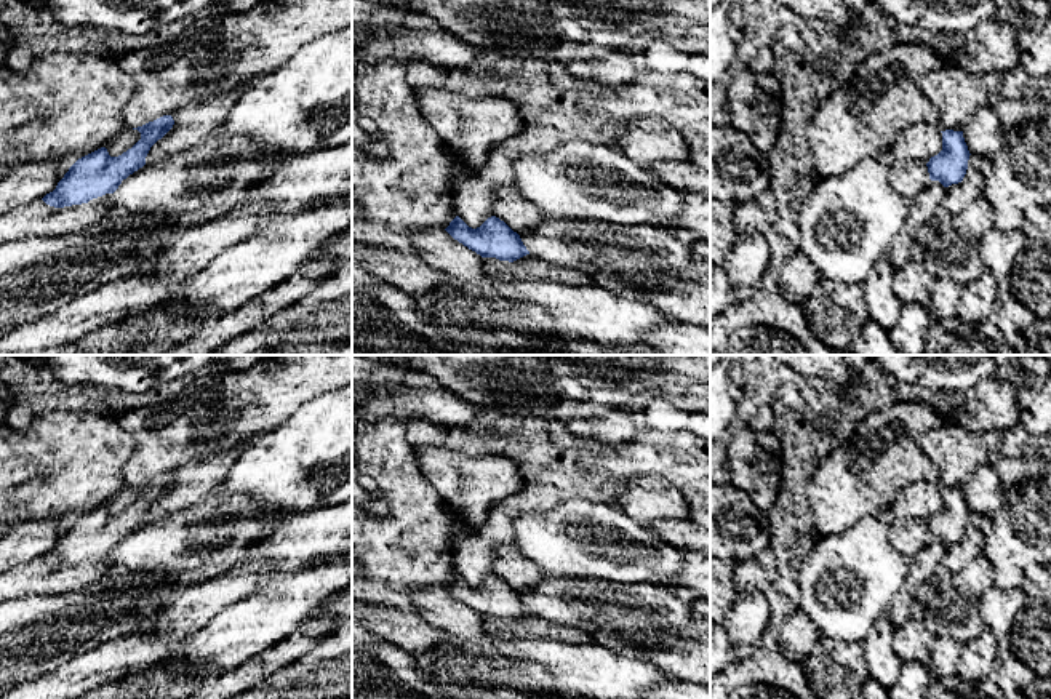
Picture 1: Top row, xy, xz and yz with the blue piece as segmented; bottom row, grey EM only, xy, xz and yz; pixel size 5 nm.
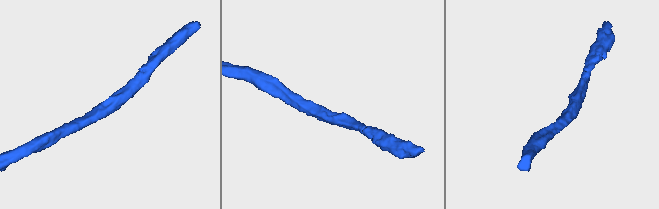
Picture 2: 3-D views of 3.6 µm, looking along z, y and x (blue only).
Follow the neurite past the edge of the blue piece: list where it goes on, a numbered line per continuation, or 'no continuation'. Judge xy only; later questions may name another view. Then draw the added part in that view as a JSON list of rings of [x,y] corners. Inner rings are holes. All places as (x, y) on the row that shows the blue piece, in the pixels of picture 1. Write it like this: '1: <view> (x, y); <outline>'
no continuation

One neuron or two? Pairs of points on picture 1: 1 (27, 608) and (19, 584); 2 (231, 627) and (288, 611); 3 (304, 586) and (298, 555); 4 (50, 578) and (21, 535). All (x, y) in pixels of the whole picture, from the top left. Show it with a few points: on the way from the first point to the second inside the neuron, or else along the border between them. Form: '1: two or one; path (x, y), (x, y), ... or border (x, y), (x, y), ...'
1: two; border (35, 594), (16, 599)
2: one; path (245, 627), (274, 611)
3: two; border (335, 557), (317, 560), (303, 570), (264, 581)
4: two; border (40, 557), (16, 567)

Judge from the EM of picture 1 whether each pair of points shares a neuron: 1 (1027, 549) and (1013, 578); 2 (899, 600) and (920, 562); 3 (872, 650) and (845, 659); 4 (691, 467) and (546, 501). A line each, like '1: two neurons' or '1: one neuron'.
1: one neuron
2: one neuron
3: two neurons
4: one neuron

